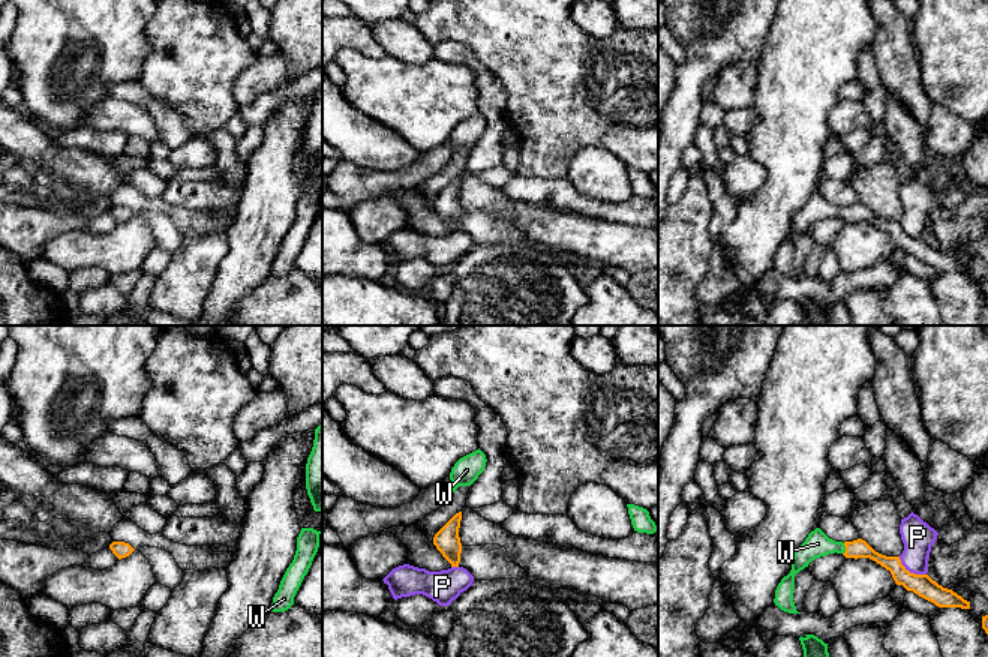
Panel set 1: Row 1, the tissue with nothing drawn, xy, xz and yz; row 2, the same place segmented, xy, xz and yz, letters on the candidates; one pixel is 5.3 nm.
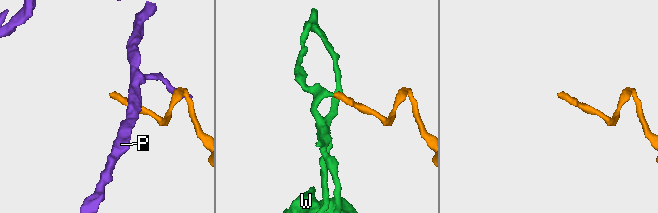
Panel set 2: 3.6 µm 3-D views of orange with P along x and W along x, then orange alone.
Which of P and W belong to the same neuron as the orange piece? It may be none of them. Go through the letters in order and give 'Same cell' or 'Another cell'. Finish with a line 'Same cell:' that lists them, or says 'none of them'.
P: Another cell
W: Same cell
Same cell: W

